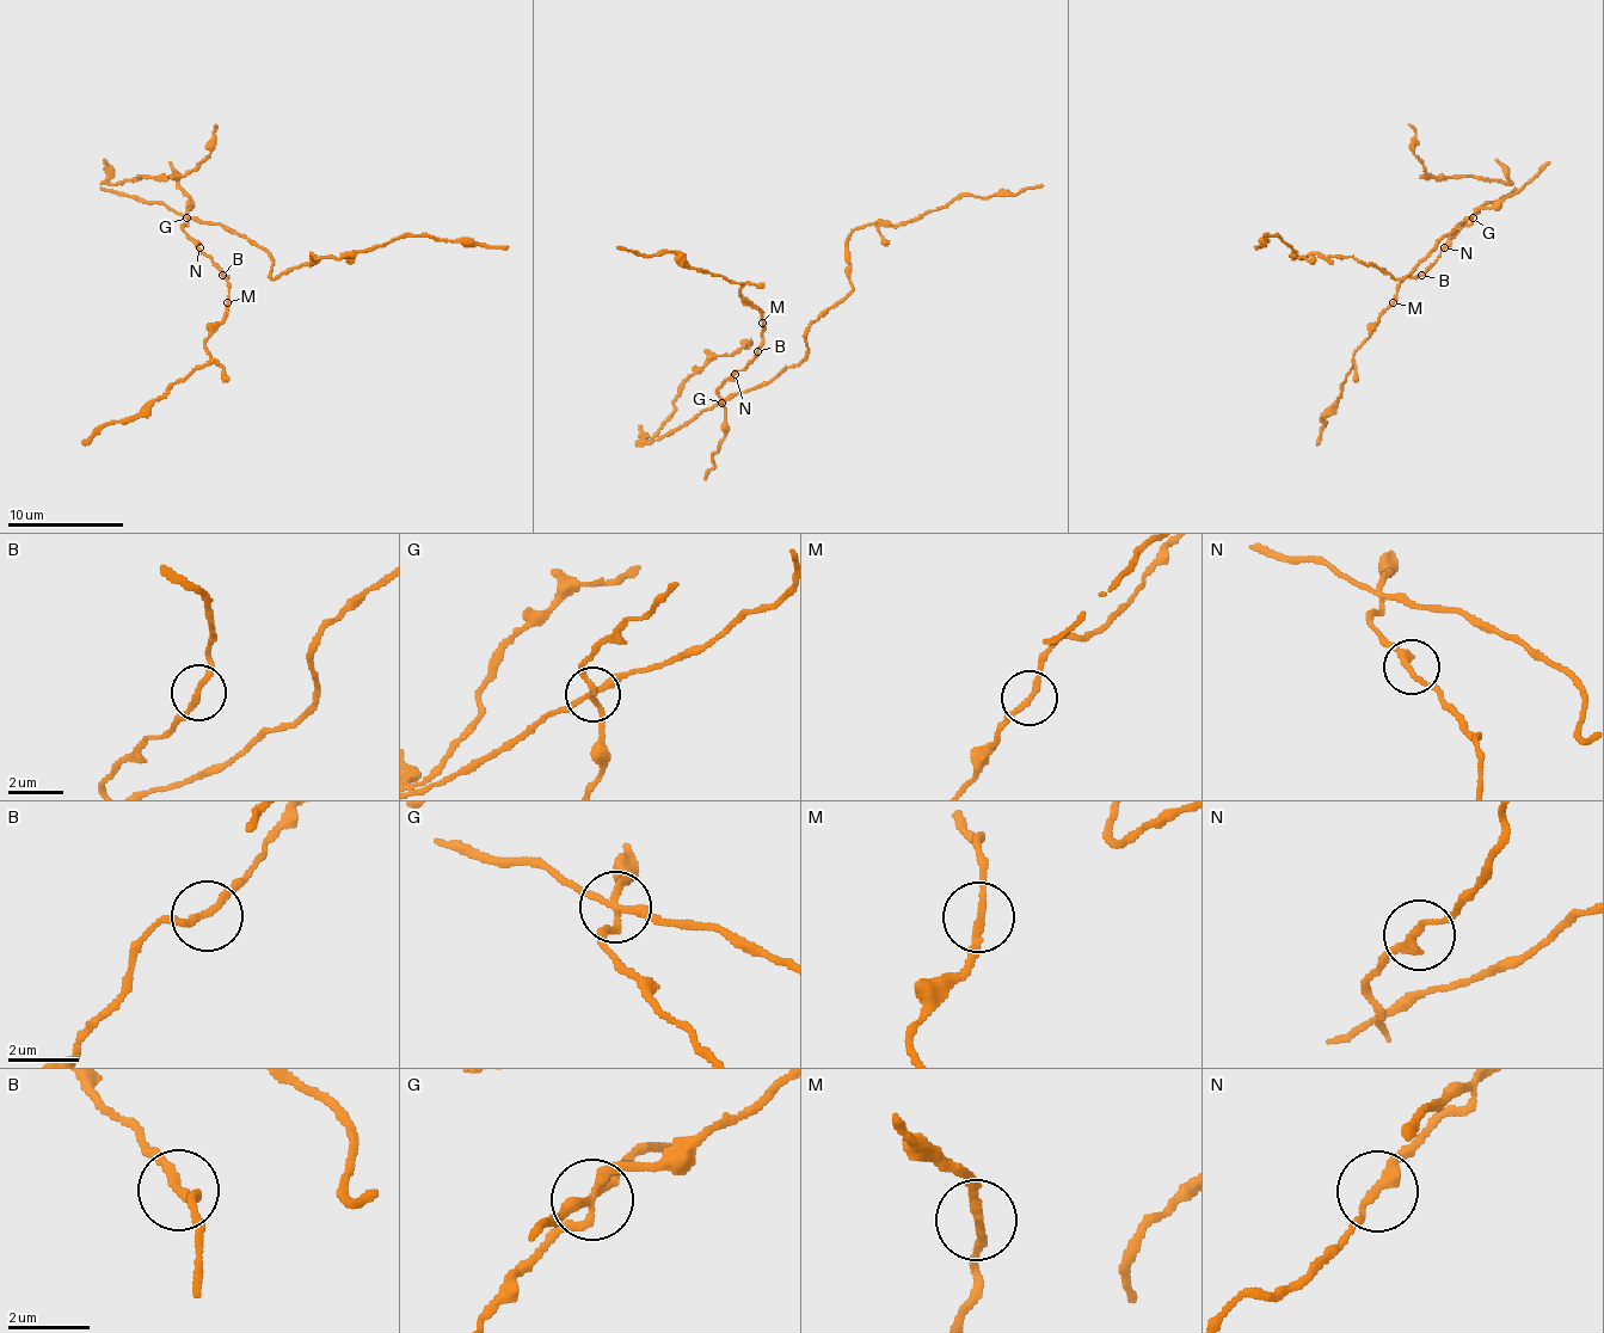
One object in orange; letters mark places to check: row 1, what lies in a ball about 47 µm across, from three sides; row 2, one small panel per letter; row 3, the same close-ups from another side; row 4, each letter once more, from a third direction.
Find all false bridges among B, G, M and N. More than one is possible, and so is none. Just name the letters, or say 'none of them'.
G, M

